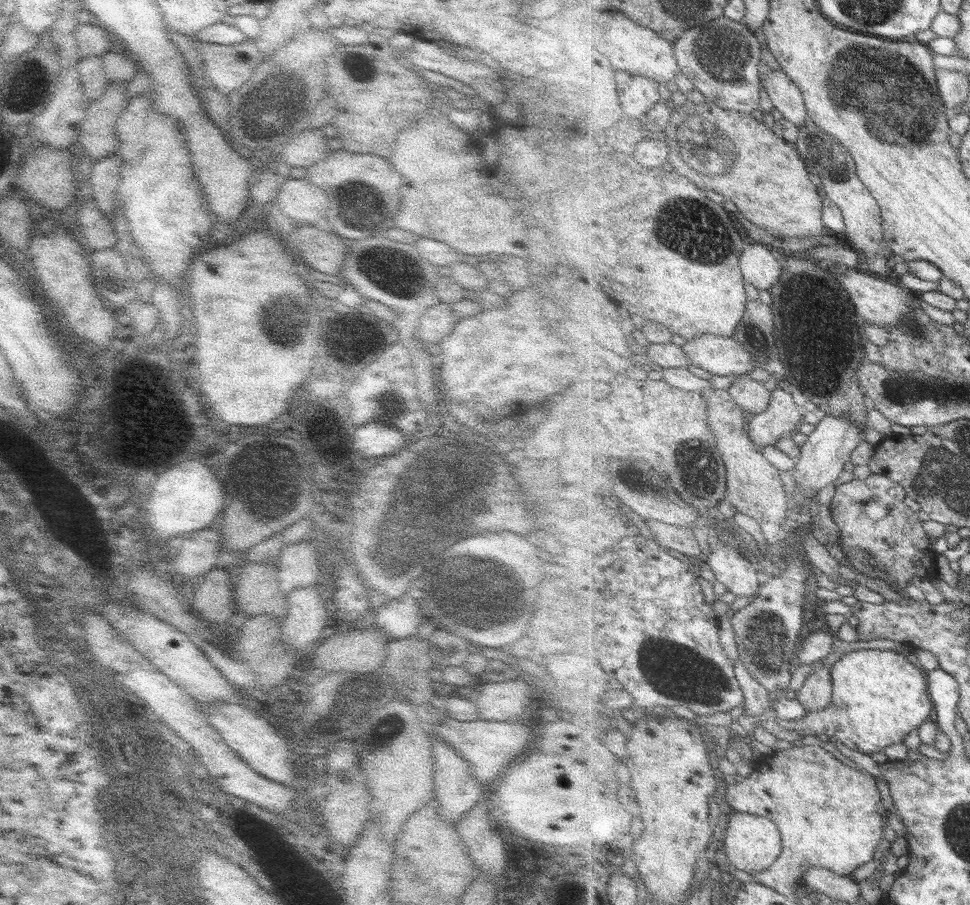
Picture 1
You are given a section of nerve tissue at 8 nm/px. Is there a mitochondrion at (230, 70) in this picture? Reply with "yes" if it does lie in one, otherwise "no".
no

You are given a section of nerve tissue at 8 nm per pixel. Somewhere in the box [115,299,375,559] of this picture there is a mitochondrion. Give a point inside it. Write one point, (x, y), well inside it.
(278, 486)

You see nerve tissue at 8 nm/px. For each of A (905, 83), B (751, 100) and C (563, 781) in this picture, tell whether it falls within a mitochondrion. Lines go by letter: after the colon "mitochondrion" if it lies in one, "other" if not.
A: mitochondrion
B: other
C: other

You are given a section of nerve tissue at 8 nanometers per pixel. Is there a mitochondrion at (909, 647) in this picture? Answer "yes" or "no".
no

